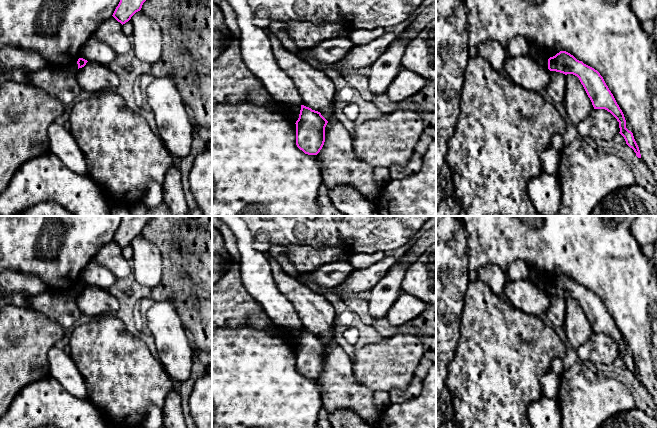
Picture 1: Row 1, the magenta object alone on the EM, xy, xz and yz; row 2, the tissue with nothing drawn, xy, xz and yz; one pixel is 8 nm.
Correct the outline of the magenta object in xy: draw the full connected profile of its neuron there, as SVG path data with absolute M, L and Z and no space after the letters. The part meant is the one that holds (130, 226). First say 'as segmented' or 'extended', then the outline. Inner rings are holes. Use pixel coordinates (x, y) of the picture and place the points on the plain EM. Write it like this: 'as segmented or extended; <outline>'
as segmented; M122 216L120 226L112 240L122 249L125 248L136 236L141 234L143 227L153 217L154 216Z

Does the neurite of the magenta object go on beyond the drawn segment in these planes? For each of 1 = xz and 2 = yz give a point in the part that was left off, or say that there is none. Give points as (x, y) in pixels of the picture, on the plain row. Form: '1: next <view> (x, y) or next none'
1: next none
2: next none

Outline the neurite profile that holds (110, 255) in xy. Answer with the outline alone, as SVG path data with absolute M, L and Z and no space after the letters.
M113 240L101 247L94 260L108 268L118 279L127 279L132 275L132 267L127 260L122 248Z

